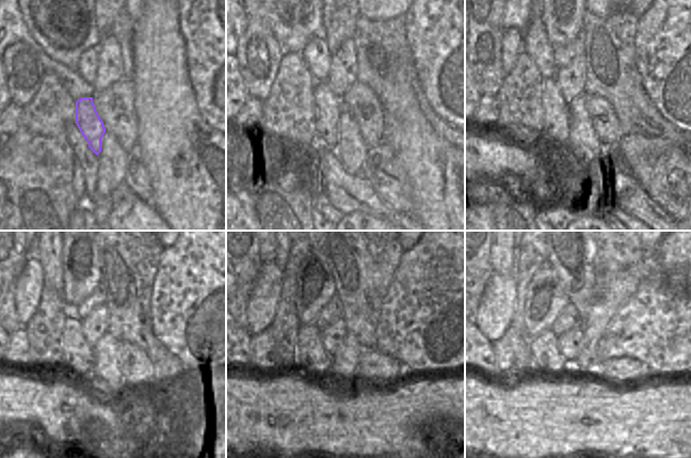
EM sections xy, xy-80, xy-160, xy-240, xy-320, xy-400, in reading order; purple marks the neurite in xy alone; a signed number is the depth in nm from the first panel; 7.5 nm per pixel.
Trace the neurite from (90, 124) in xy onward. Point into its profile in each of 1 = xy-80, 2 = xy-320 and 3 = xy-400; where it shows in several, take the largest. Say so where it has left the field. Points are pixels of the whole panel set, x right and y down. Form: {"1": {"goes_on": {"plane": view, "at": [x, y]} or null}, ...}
{"1": {"goes_on": {"plane": "xy-80", "at": [327, 107]}}, "2": {"goes_on": {"plane": "xy-320", "at": [310, 356]}}, "3": {"goes_on": {"plane": "xy-400", "at": [544, 348]}}}

